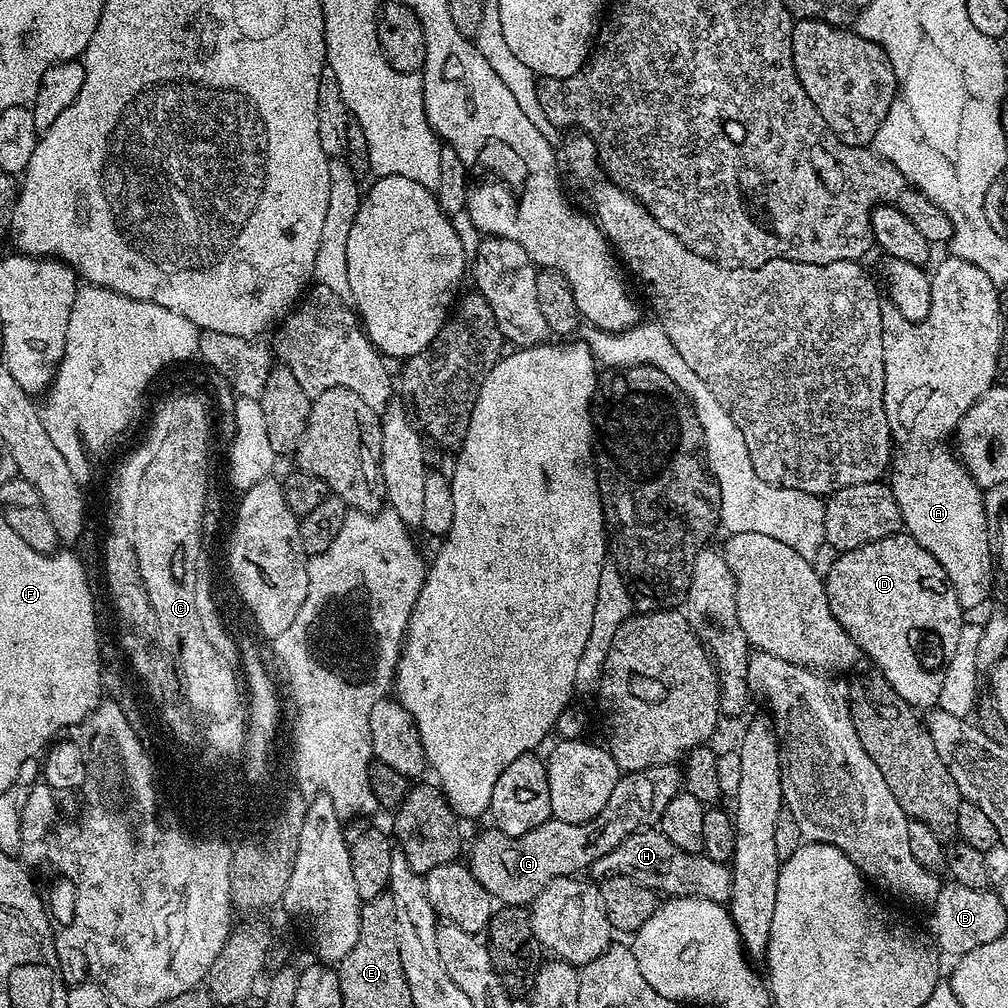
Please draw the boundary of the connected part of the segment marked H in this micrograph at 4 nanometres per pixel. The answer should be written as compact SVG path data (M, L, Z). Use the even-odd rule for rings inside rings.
M645 830L630 834L617 849L594 862L590 872L599 878L625 876L657 893L665 892L668 898L697 896L703 900L713 900L716 904L724 904L732 899L732 869L725 861L723 864L708 855L675 848L670 838L658 830Z

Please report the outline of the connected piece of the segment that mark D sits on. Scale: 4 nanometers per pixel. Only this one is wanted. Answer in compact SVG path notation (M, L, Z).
M898 531L886 538L878 538L878 542L870 542L861 548L855 548L849 552L841 552L835 559L836 561L833 562L832 569L829 570L828 576L826 572L826 579L824 580L824 589L828 595L830 610L834 614L834 618L838 618L838 622L844 627L846 634L850 634L850 638L854 638L854 642L860 647L861 653L867 659L869 656L880 667L877 668L879 675L883 676L885 685L889 689L892 687L896 691L893 693L899 699L905 700L907 704L911 704L913 709L916 710L921 710L920 708L928 708L927 710L935 709L940 703L942 678L946 678L946 666L954 654L954 646L958 646L960 628L966 623L965 613L958 602L958 594L954 590L946 570L938 562L938 558L934 558L934 554L927 552L913 536L907 535L903 531Z

